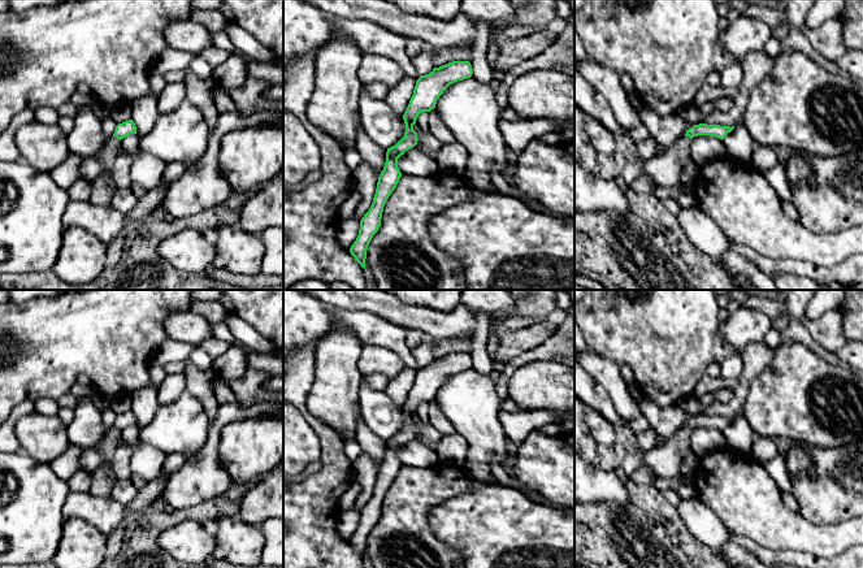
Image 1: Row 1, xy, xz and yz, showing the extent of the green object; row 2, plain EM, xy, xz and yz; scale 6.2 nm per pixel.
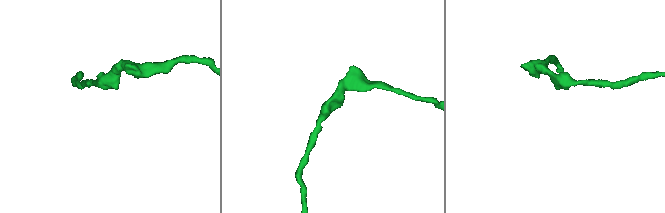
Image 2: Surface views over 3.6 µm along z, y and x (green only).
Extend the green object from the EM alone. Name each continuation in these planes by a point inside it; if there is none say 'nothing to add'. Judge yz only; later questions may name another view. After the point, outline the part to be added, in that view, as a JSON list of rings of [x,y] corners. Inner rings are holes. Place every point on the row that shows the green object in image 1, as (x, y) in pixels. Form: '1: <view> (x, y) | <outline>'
nothing to add

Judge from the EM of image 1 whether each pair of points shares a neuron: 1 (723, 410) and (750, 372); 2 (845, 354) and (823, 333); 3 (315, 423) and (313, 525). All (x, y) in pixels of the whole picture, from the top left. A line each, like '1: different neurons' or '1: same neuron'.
1: same neuron
2: different neurons
3: same neuron

